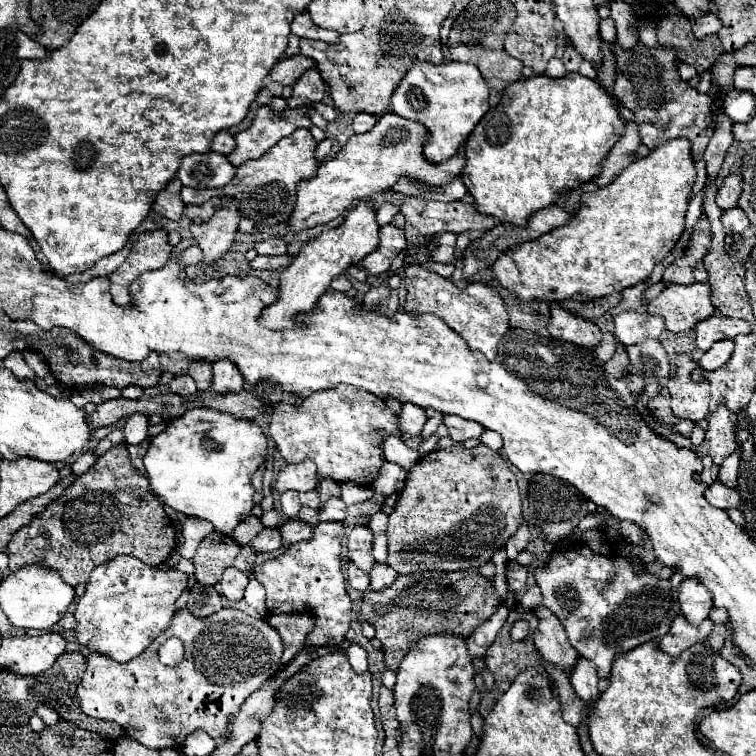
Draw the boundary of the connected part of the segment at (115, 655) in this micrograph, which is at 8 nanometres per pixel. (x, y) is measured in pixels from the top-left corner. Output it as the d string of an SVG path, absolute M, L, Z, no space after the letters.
M117 556L101 566L97 566L87 582L85 594L79 598L77 608L75 608L75 640L81 646L87 646L89 650L109 656L115 662L129 662L131 658L137 658L159 634L169 626L175 614L175 600L181 596L181 592L187 588L187 574L171 568L171 570L161 570L157 566L147 566L141 560L133 556Z

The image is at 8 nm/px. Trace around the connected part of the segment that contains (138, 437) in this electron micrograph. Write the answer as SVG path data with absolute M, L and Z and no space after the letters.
M131 414L123 426L125 434L125 444L141 444L147 438L147 428L149 428L149 418L145 414Z

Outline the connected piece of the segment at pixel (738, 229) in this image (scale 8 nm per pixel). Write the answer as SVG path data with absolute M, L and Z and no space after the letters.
M731 208L731 210L725 210L723 216L721 216L721 222L725 226L725 230L729 234L741 234L743 230L749 228L749 218L745 216L745 212L741 208Z

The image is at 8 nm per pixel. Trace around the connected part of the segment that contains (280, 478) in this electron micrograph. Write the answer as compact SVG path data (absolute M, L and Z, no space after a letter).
M301 462L301 464L285 464L275 480L273 490L277 494L283 494L287 490L295 492L309 492L317 486L317 474L313 462Z

